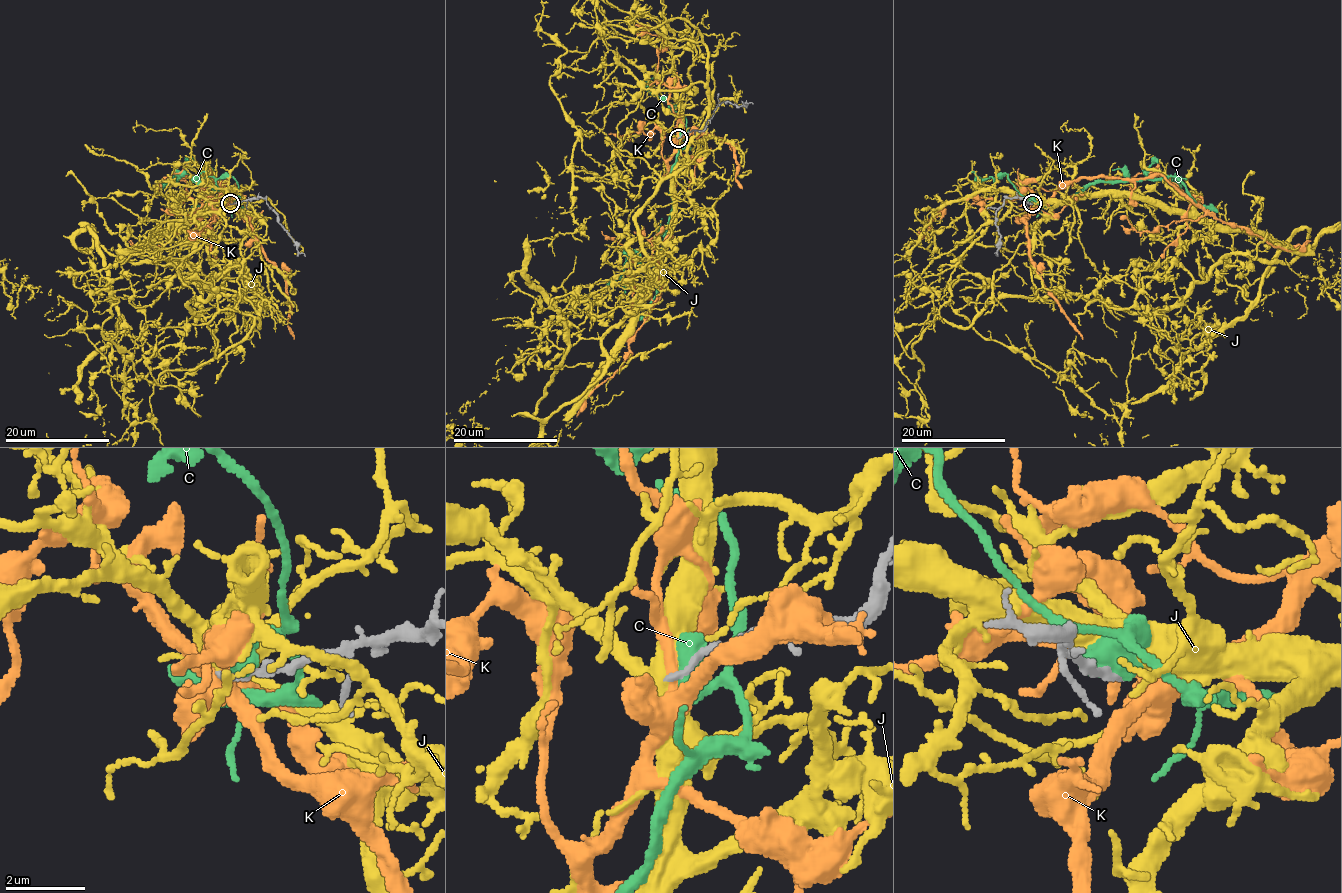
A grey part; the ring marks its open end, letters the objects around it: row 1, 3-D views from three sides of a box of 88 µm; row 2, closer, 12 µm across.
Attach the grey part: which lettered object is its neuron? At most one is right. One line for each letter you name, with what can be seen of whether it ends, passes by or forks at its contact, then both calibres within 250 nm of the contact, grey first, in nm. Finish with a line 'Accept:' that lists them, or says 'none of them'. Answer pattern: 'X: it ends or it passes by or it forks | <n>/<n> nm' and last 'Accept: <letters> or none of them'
J: it ends | 180/650 nm
Accept: J

